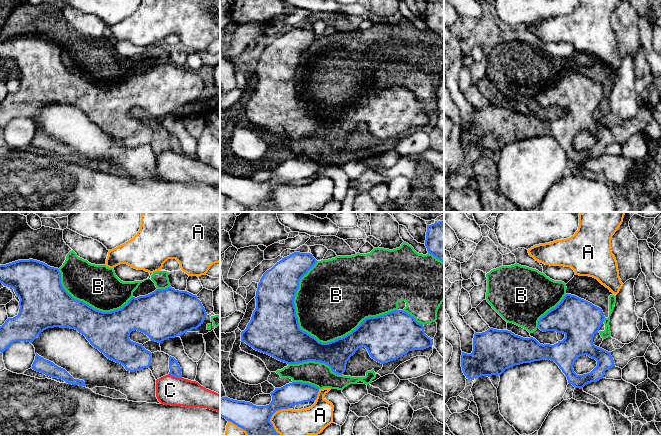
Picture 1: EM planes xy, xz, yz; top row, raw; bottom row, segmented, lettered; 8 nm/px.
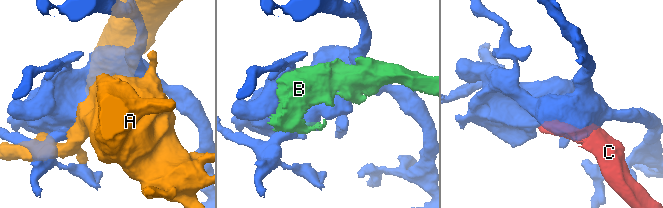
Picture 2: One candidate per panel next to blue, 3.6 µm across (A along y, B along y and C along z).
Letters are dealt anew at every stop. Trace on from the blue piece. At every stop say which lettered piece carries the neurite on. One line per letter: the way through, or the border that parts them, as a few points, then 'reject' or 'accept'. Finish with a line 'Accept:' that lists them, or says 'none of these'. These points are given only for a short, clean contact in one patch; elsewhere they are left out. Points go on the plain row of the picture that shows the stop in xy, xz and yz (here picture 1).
A: reject
B: accept
C: reject
Accept: B

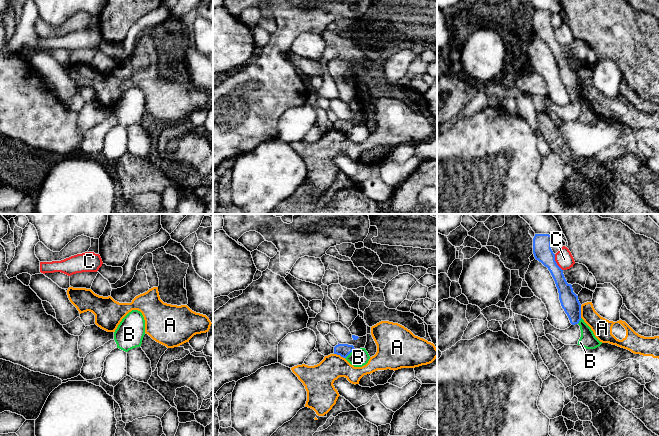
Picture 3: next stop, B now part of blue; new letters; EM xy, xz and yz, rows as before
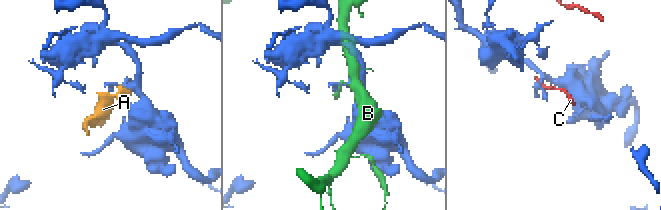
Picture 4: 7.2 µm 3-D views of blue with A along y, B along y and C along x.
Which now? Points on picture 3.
A: border along yz (580, 81), (581, 93); reject
B: reject
C: reject
Accept: none of these

